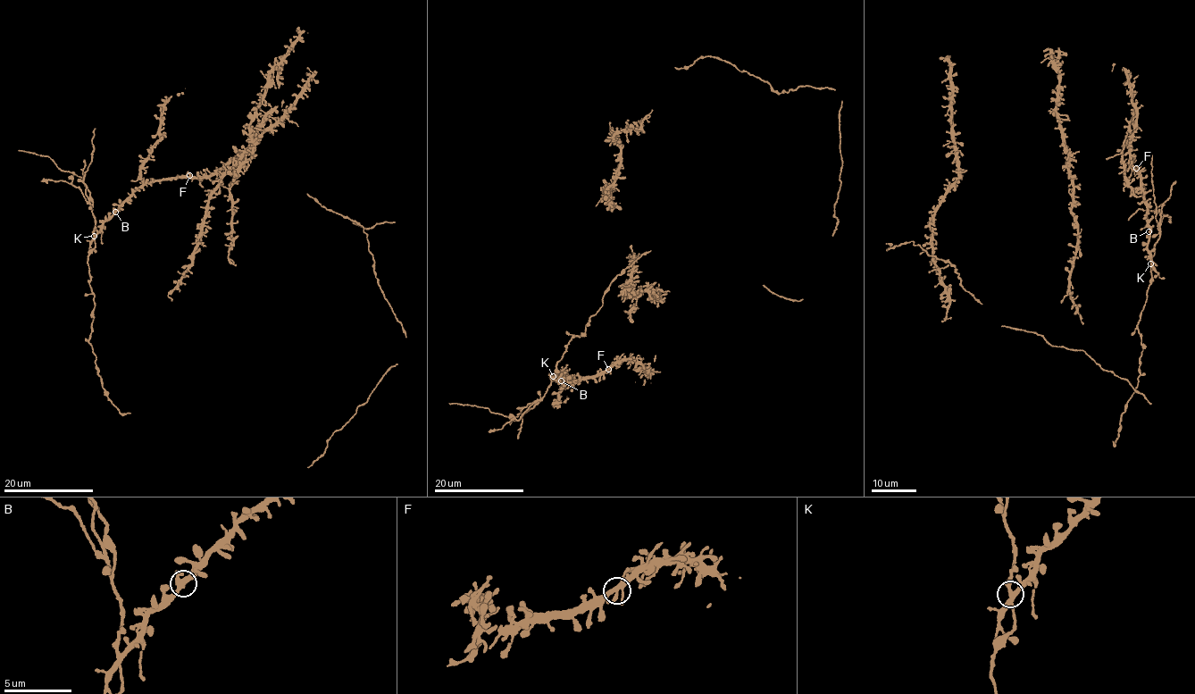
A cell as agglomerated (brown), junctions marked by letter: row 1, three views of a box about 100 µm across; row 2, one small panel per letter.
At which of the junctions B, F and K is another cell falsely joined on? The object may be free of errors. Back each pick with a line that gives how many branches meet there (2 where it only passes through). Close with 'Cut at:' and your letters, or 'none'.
K: Branches: 4
Cut at: K

